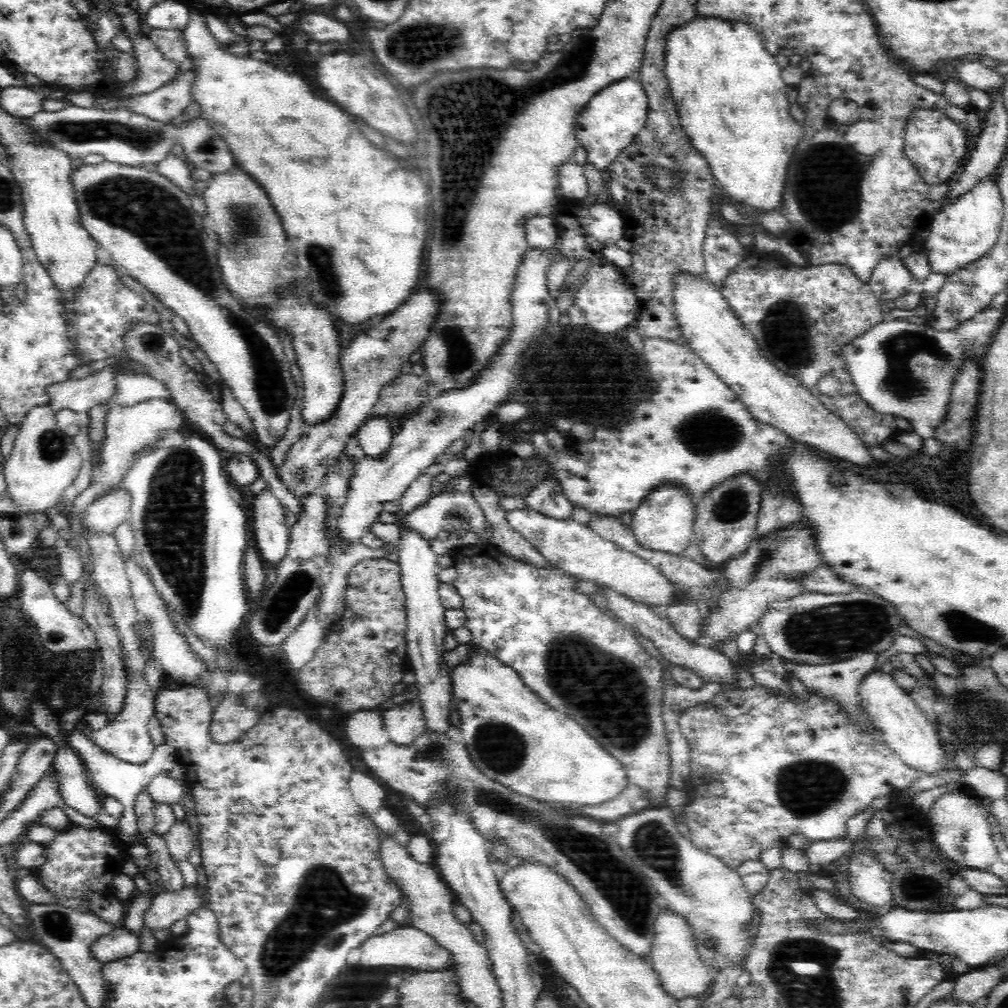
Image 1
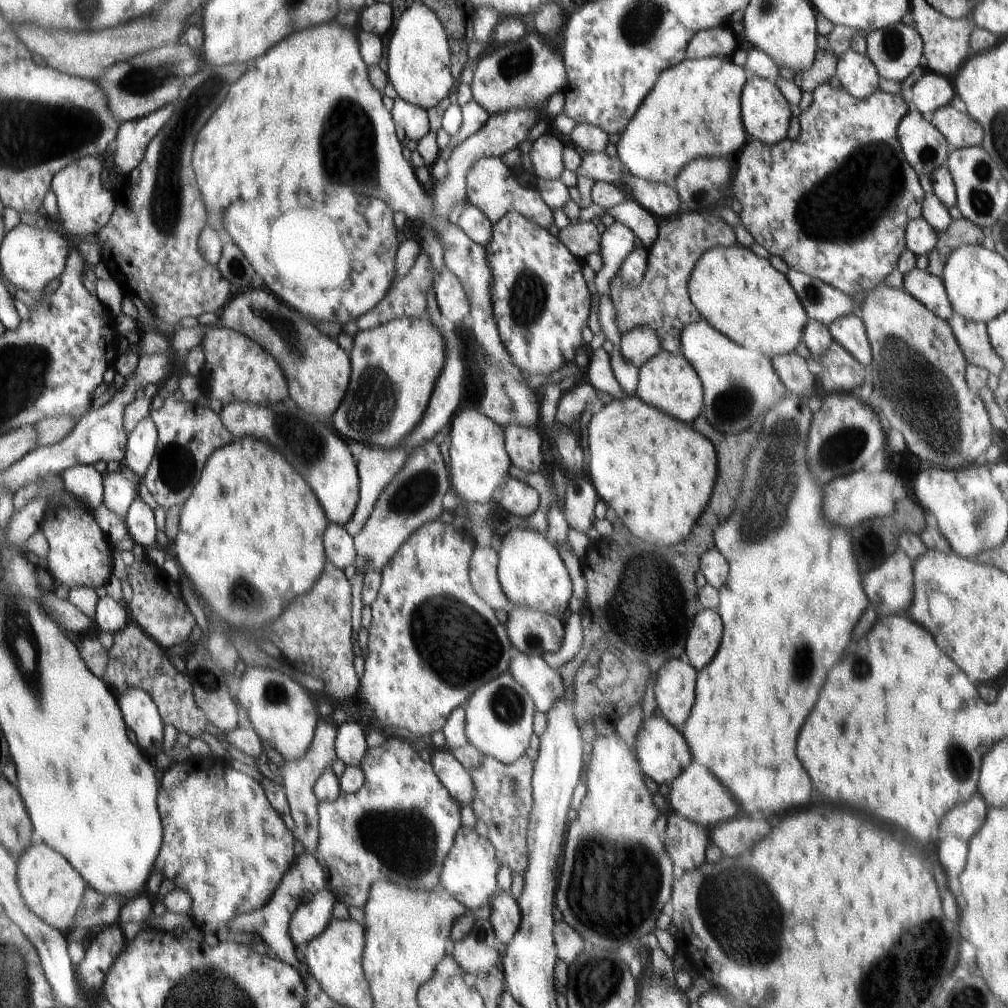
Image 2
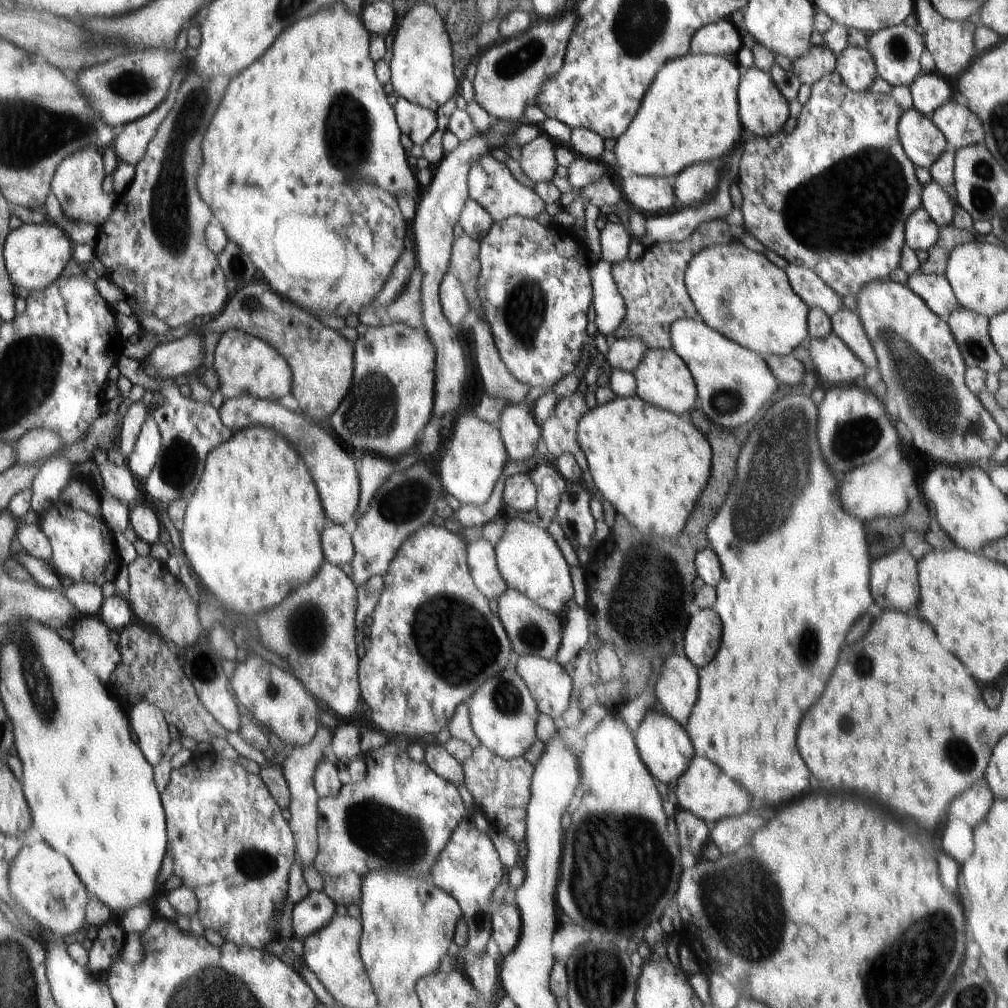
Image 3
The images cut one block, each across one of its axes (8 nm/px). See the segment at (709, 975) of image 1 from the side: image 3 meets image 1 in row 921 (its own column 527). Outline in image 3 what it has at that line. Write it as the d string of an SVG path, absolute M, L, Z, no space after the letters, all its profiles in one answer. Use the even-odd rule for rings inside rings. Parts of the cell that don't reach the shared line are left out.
M527 655L516 660L518 674L528 684L542 714L558 723L569 710L573 683L556 660Z

